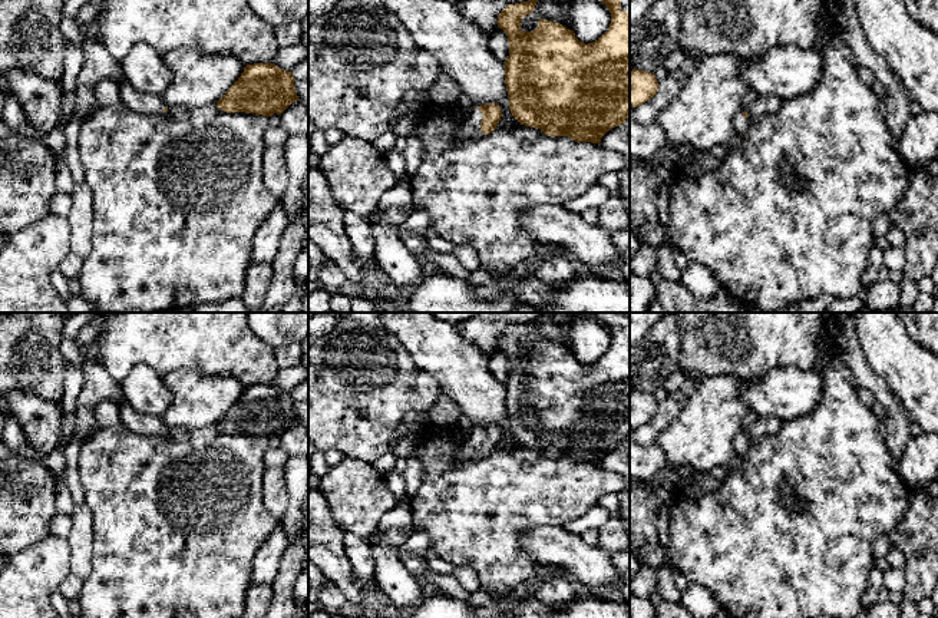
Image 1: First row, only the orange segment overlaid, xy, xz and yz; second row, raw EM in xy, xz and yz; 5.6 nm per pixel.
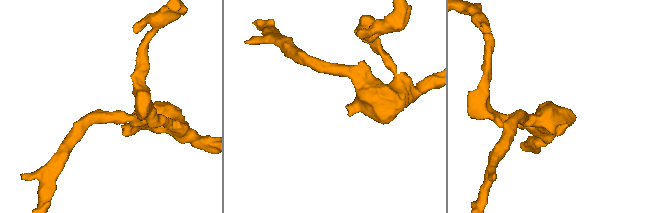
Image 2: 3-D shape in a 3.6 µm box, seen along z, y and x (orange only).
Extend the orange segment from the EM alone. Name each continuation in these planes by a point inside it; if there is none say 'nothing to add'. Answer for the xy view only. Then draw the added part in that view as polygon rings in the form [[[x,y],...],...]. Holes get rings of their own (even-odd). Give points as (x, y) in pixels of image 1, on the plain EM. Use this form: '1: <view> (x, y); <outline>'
1: xy (148, 425); [[[122,401],[119,406],[120,423],[129,430],[145,436],[162,436],[169,429],[162,417],[136,412],[129,403]]]

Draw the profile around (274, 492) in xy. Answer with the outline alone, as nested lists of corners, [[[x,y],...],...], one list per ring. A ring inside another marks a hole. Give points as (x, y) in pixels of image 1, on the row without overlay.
[[[283,467],[264,469],[262,499],[267,510],[280,522],[288,506]]]

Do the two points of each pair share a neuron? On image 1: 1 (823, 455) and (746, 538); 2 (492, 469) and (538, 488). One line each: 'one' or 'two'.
1: one
2: one

